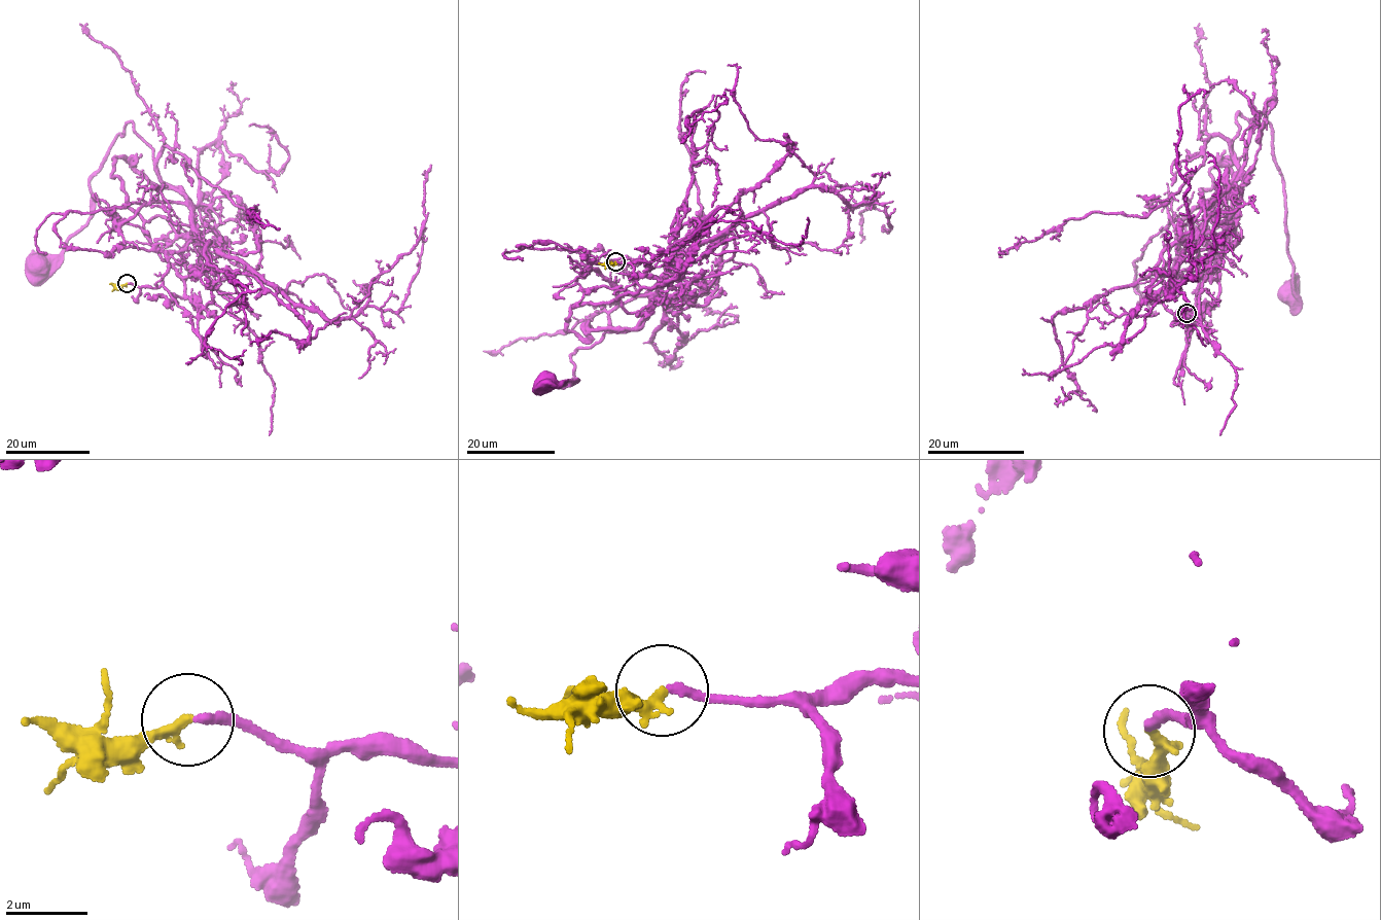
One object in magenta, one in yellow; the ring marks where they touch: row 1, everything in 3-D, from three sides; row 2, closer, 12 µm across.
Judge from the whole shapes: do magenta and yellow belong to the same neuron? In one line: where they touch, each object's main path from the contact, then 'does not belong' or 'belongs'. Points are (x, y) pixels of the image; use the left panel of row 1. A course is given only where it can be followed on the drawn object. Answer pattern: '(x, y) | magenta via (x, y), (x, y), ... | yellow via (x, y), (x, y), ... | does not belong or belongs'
(127, 283) | magenta via (128, 283), (156, 288), (196, 238), (132, 121), (90, 178), (91, 217), (36, 258) | yellow via (127, 283), (112, 291) | belongs

